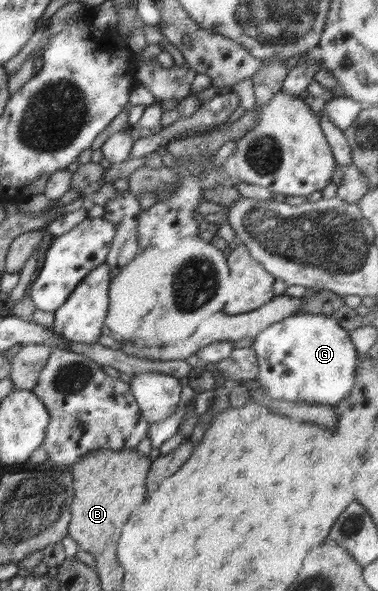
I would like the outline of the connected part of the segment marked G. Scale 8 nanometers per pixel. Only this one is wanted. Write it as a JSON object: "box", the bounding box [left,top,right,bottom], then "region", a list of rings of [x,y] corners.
{"box":[251,313,360,407],"region":[[[300,313],[286,317],[261,331],[251,347],[258,358],[257,378],[265,394],[275,402],[345,407],[354,385],[360,353],[337,315]]]}

